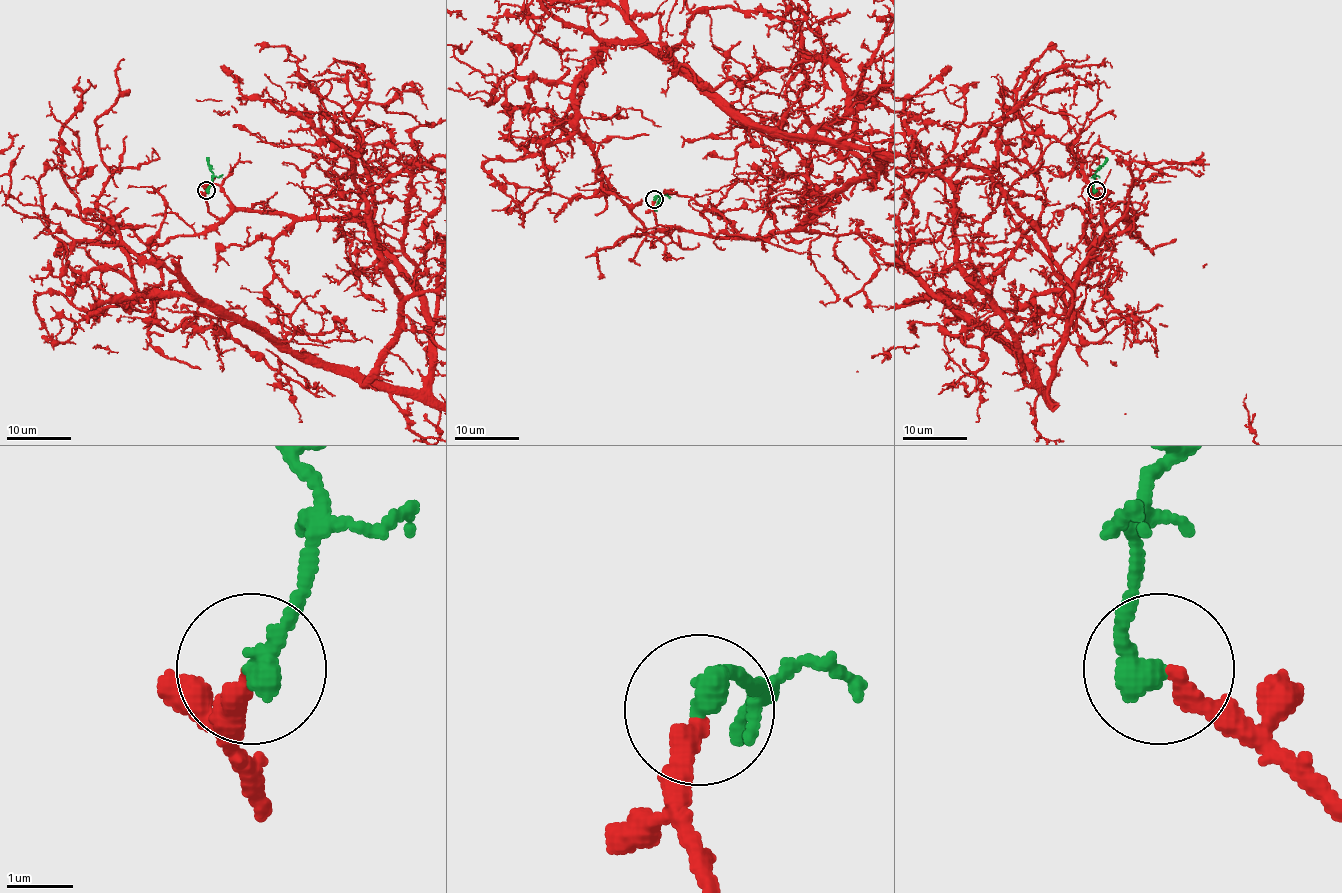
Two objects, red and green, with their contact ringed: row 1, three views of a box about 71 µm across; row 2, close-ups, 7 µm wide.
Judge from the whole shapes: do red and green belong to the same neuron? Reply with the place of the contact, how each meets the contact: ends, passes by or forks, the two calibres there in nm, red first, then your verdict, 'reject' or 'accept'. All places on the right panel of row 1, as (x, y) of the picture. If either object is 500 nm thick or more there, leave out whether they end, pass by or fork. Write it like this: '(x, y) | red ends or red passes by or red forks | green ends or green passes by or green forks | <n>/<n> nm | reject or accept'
(1096, 190) | red ends | green ends | 320/400 nm | accept

